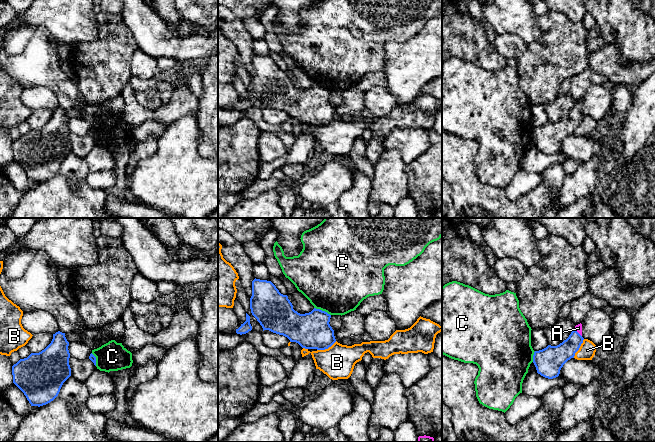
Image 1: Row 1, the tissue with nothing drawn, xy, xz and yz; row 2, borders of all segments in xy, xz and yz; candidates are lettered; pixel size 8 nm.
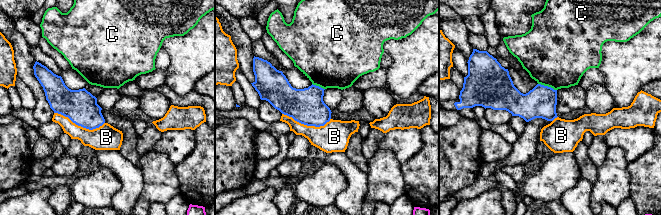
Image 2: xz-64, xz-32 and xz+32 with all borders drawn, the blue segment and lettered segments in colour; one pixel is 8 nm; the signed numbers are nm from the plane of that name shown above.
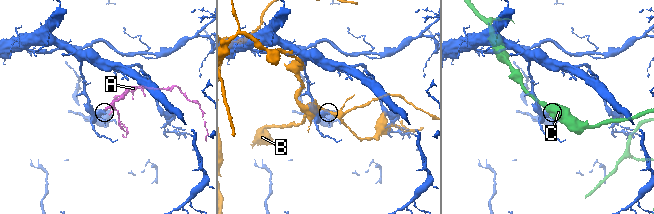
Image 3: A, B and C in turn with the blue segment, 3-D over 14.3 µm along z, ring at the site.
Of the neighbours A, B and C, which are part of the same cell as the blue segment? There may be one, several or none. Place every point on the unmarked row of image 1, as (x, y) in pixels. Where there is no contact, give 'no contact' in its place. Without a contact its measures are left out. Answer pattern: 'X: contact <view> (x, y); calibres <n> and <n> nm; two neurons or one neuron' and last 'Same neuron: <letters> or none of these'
A: contact yz (578, 109); calibres 170 and 60 nm; one neuron
B: contact xz (326, 124); calibres 300 and 280 nm; two neurons
C: contact xz (321, 86); calibres 300 and 500 nm; two neurons
Same neuron: A

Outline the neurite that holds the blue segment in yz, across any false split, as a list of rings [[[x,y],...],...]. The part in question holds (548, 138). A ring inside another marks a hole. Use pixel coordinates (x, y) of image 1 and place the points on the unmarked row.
[[[580,99],[575,102],[569,113],[559,121],[548,121],[542,126],[535,127],[533,139],[537,149],[548,155],[558,153],[563,141],[571,134],[574,134],[583,116],[582,100]]]

